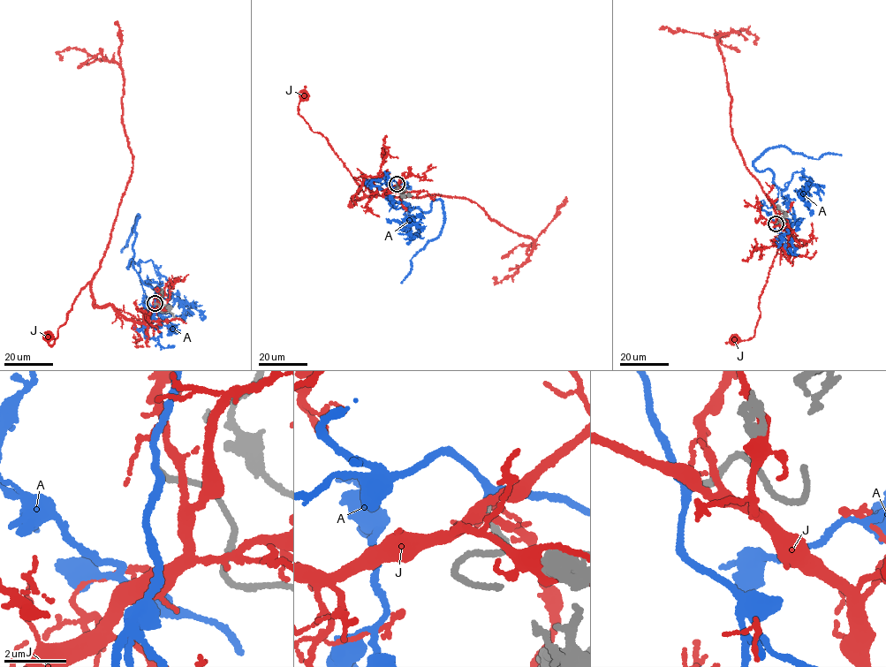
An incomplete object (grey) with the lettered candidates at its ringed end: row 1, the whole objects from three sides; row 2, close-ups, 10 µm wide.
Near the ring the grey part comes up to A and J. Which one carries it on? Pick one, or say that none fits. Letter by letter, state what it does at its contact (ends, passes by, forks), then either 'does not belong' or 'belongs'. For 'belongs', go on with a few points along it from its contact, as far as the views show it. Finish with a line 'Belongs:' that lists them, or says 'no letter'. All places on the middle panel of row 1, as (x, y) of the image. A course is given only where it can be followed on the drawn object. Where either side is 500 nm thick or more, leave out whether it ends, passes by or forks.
A: it passes by; belongs; course (397, 184), (412, 187), (401, 197), (420, 229), (412, 238), (402, 225), (416, 216)
J: it passes by; does not belong
Belongs: A

